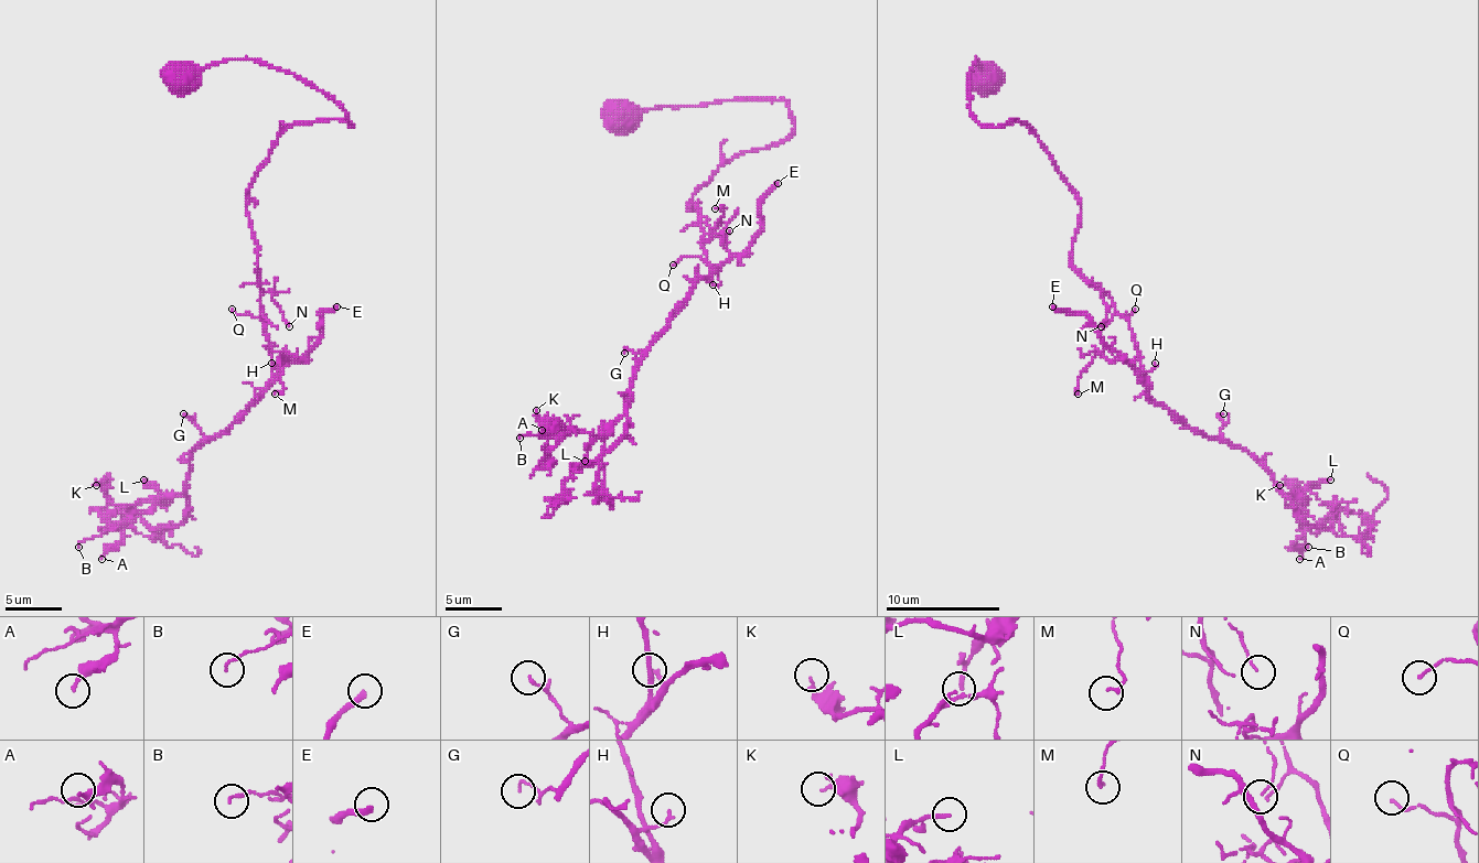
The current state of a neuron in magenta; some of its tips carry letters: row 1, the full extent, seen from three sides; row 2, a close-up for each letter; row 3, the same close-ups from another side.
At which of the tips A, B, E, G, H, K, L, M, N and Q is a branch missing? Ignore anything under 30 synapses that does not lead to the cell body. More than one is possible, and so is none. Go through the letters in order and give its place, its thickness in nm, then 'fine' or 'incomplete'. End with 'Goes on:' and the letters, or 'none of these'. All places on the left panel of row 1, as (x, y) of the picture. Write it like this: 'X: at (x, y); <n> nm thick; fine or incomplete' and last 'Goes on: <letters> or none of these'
A: at (102, 559); 170 nm thick; fine
B: at (78, 547); 120 nm thick; fine
E: at (336, 306); 280 nm thick; incomplete
G: at (183, 413); 100 nm thick; fine
H: at (271, 363); 140 nm thick; fine
K: at (96, 485); 140 nm thick; fine
L: at (143, 479); 190 nm thick; fine
M: at (275, 394); 120 nm thick; fine
N: at (289, 326); 60 nm thick; fine
Q: at (232, 309); 100 nm thick; fine
Goes on: E

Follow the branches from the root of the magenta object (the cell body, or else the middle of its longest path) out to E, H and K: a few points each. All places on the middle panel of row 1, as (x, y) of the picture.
E: (619, 115), (792, 111), (783, 140), (735, 154), (689, 203), (715, 273), (760, 230), (778, 183)
H: (619, 115), (724, 100), (792, 111), (783, 140), (735, 154), (689, 203), (713, 284)
K: (619, 115), (783, 100), (794, 129), (693, 196), (713, 273), (650, 347), (627, 410), (596, 435), (536, 410)

